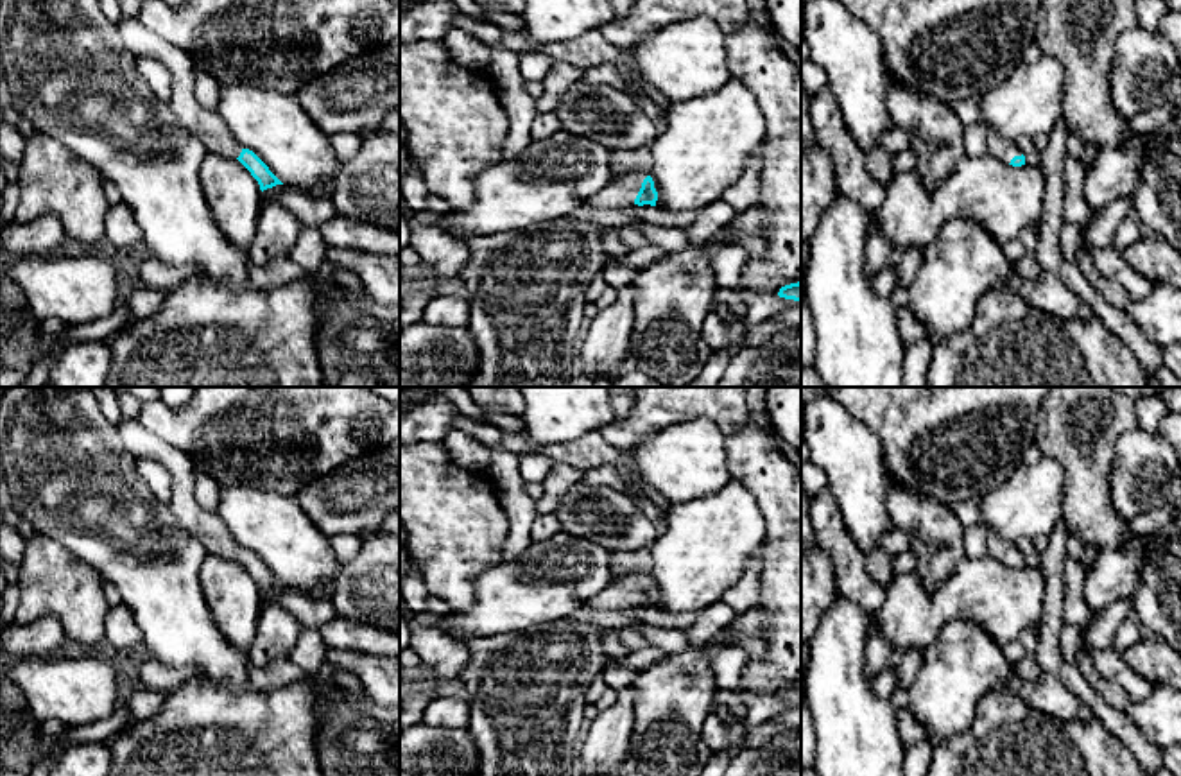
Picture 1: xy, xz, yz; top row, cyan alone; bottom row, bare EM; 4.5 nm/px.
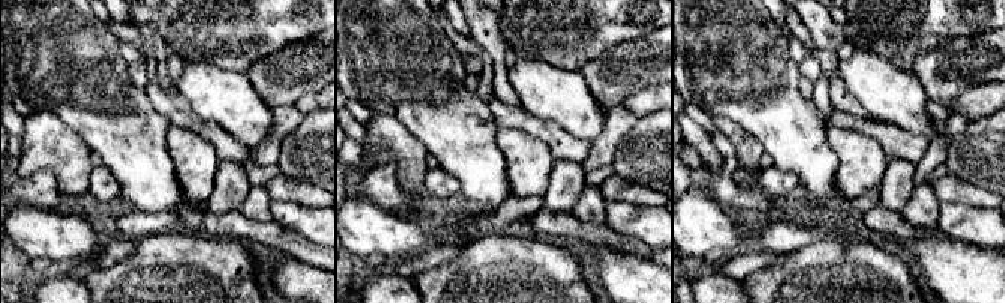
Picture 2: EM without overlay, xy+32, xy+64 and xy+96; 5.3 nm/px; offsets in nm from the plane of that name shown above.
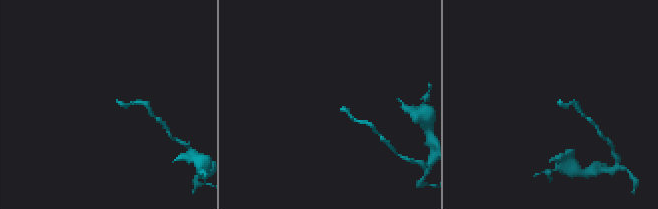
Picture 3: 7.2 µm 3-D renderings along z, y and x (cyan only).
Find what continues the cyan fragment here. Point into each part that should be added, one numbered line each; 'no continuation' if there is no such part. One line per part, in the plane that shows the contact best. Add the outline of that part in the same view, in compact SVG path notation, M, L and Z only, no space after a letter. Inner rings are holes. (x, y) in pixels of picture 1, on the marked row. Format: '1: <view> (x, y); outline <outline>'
1: xz (620, 192); outline M625 172L611 177L611 181L597 194L591 195L590 204L599 210L622 210L634 204L643 179L649 174Z

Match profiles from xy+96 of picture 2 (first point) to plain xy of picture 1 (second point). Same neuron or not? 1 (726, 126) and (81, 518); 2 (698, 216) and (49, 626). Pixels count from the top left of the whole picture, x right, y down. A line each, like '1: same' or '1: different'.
1: different
2: different

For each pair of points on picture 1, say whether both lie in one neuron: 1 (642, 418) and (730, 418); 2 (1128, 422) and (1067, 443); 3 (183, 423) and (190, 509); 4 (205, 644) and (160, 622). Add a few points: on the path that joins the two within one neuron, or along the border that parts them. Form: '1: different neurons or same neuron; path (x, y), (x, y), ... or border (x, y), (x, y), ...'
1: same neuron; path (663, 405), (708, 405)
2: same neuron; path (1113, 422), (1088, 422), (1081, 429)
3: different neurons; border (151, 432), (178, 447), (192, 461)
4: same neuron; path (194, 638), (171, 622)

